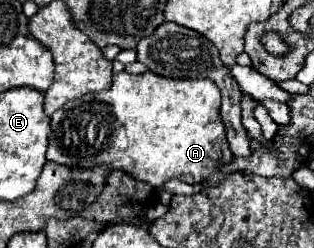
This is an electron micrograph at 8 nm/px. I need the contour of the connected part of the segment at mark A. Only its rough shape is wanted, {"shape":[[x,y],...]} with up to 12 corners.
{"shape":[[121,71],[51,115],[49,161],[153,187],[233,159],[211,79]]}

